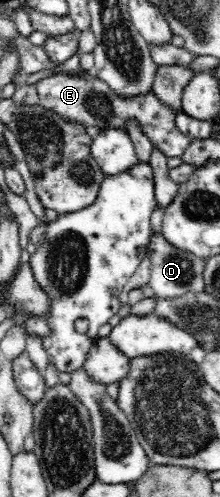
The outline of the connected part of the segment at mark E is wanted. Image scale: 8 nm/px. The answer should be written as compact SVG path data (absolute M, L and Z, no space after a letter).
M84 72L83 75L58 74L45 77L35 85L39 95L39 105L72 123L83 125L92 139L95 139L95 135L101 133L103 129L127 131L127 121L135 119L150 138L152 145L161 149L167 158L183 157L183 153L191 145L192 140L177 130L175 117L179 115L179 111L169 108L169 105L161 101L153 91L141 93L137 97L121 99L94 72Z

